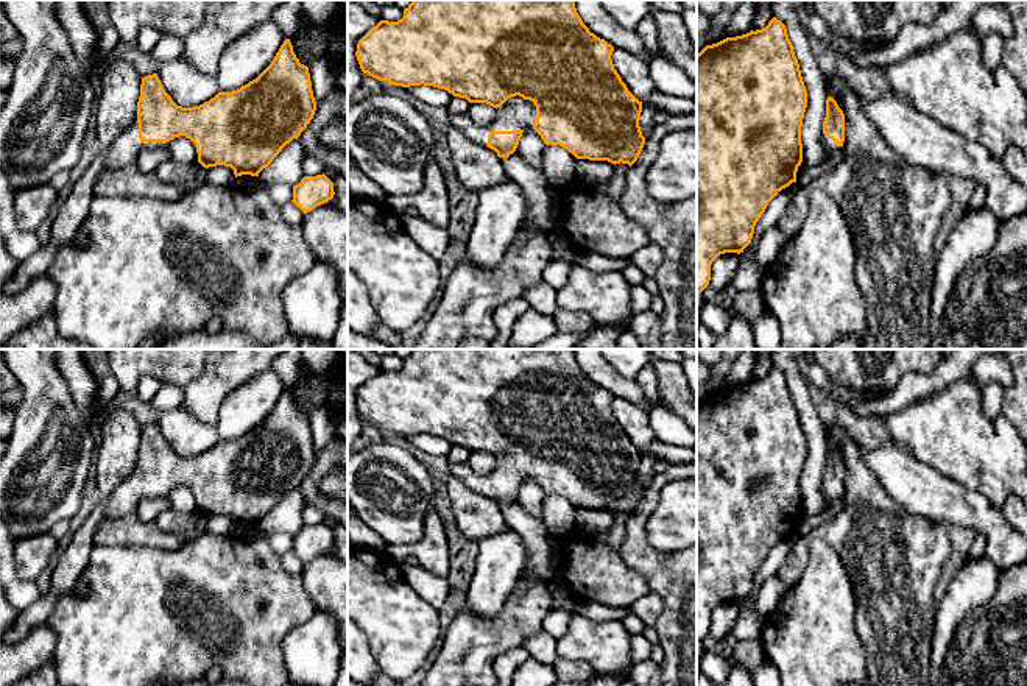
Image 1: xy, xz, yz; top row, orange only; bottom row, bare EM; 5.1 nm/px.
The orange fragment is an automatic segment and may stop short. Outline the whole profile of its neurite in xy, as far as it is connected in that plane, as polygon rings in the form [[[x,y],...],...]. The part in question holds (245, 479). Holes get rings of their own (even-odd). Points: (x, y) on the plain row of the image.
[[[285,388],[271,413],[252,430],[232,441],[218,441],[209,451],[193,455],[178,455],[165,441],[157,423],[142,427],[137,451],[137,469],[125,479],[108,499],[100,499],[84,524],[72,533],[69,546],[58,555],[45,580],[42,596],[19,614],[14,625],[5,633],[3,642],[12,645],[22,641],[33,627],[47,624],[58,597],[79,580],[89,564],[94,535],[109,518],[126,518],[136,513],[142,499],[167,497],[175,486],[190,488],[204,516],[224,514],[242,524],[259,525],[282,497],[298,488],[316,460],[309,416],[301,413],[290,388]]]

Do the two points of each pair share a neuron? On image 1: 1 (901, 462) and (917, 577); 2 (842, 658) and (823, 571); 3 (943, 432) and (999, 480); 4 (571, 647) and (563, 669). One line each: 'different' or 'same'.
1: different
2: same
3: same
4: different

